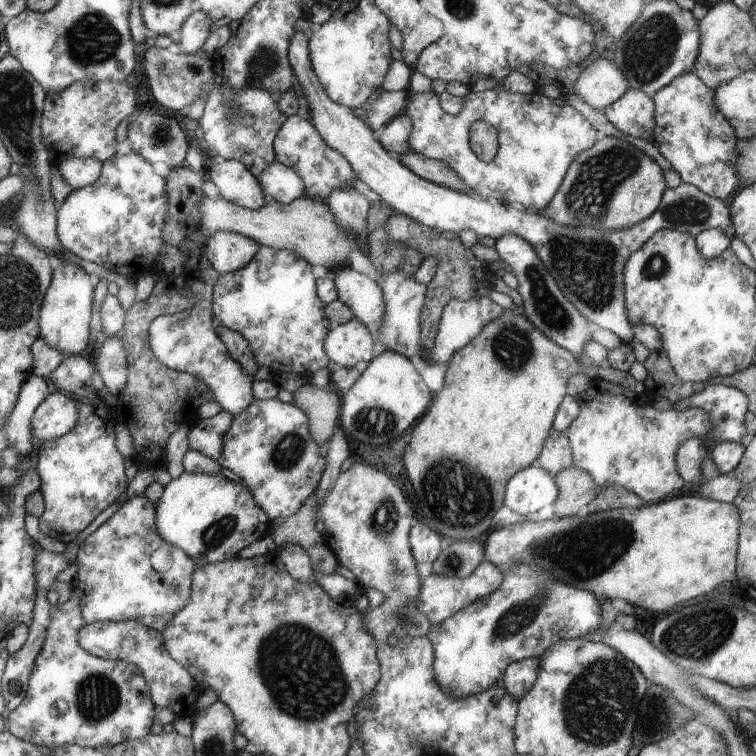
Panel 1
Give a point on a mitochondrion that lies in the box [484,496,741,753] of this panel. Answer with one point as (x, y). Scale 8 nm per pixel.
(597, 706)

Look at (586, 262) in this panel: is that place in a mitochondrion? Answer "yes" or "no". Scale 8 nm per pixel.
yes

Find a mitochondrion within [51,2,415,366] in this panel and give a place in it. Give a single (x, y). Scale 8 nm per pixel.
(91, 40)

